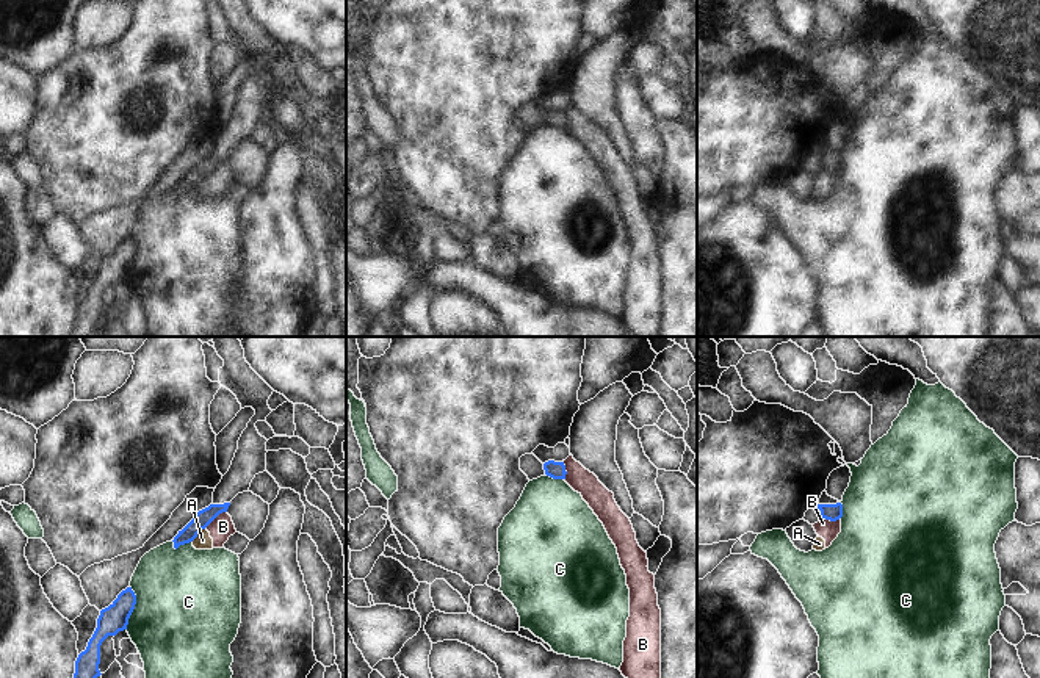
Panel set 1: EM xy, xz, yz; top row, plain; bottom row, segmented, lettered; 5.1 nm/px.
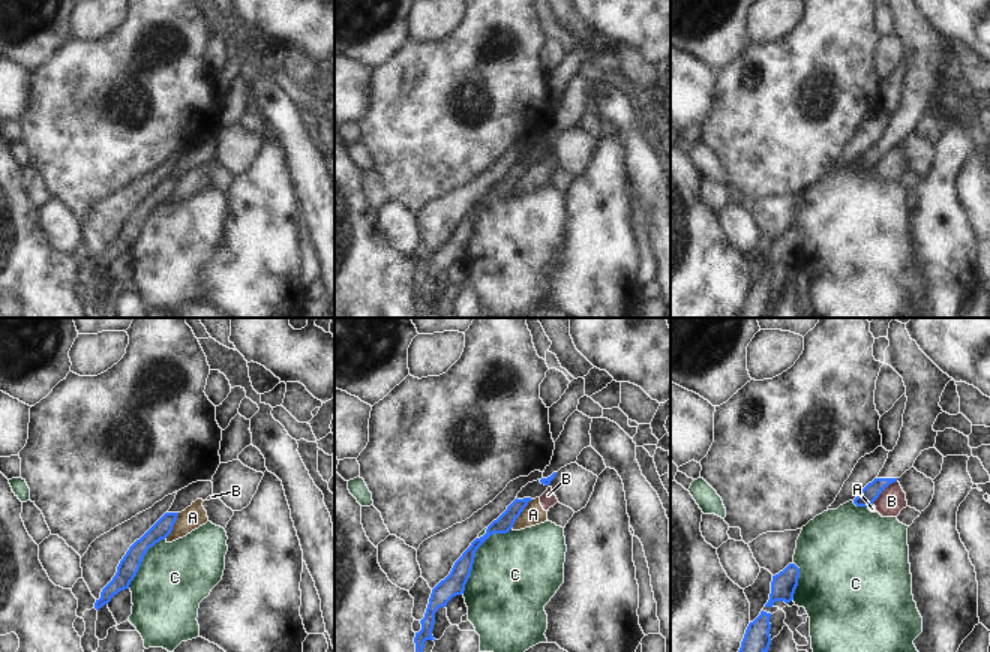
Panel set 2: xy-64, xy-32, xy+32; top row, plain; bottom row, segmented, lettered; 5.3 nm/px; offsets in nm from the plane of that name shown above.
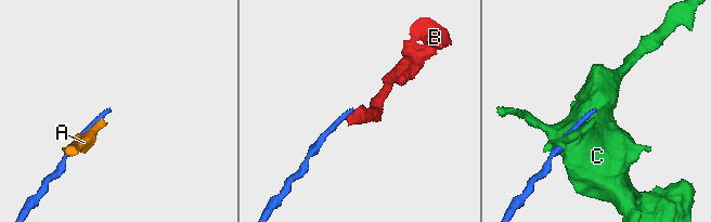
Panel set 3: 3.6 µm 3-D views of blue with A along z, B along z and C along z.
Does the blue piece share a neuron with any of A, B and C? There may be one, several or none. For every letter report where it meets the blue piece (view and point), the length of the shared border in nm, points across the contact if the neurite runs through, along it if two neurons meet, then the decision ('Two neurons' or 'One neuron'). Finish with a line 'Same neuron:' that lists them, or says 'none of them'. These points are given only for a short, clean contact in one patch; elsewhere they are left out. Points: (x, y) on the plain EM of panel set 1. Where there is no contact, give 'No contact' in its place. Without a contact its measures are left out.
A: Touches blue at xy (198, 182). Shared border 110 nm. Two neurons
B: Touches blue at xy (215, 166). Shared border 140 nm. Boundary: xy (226, 160), (220, 162), (205, 176). Two neurons
C: Touches blue at xy (133, 257). Shared border 220 nm. Two neurons
Same neuron: none of them.

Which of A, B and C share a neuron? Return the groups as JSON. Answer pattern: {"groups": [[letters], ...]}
{"groups": [["A", "B"], ["C"]]}

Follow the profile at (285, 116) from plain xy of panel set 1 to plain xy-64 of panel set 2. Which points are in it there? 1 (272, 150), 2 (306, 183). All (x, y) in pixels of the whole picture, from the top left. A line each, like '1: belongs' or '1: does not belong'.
1: does not belong
2: belongs

